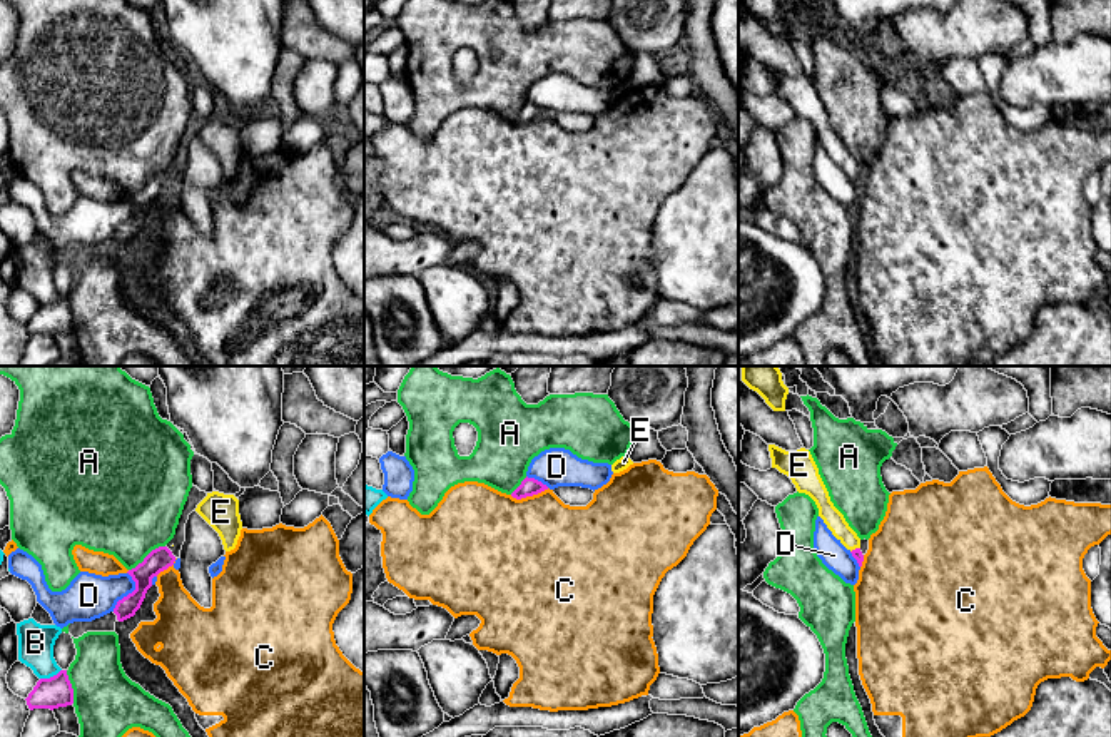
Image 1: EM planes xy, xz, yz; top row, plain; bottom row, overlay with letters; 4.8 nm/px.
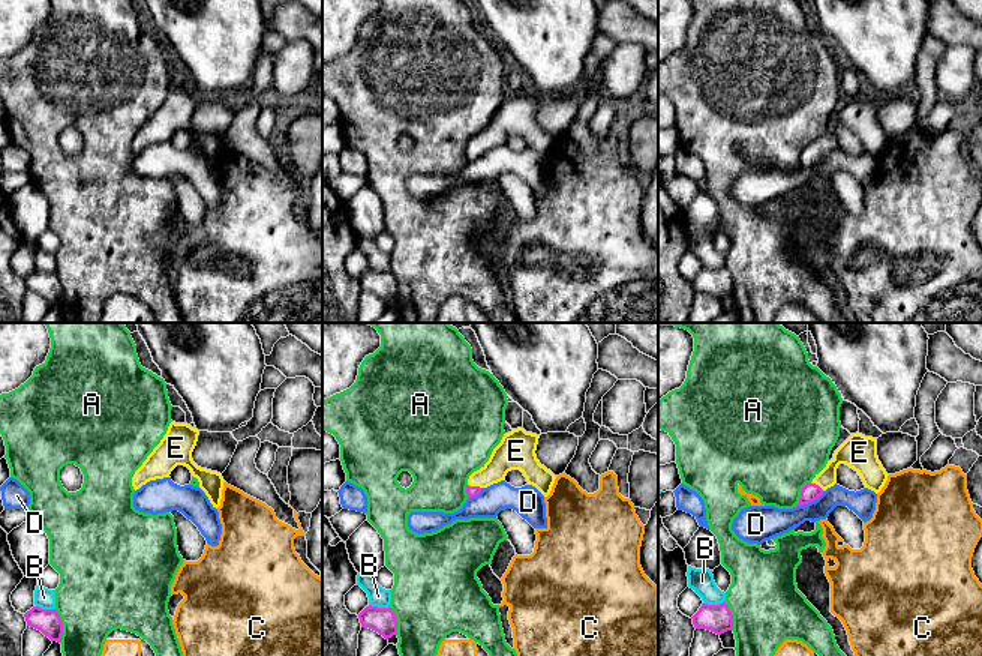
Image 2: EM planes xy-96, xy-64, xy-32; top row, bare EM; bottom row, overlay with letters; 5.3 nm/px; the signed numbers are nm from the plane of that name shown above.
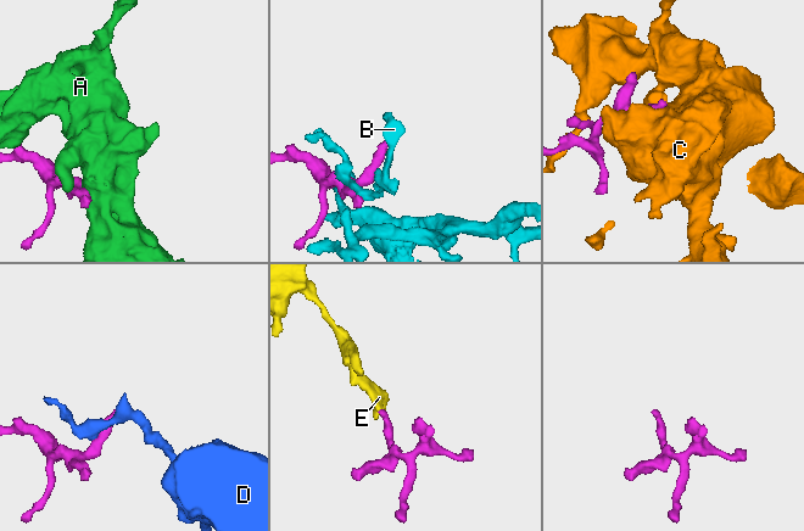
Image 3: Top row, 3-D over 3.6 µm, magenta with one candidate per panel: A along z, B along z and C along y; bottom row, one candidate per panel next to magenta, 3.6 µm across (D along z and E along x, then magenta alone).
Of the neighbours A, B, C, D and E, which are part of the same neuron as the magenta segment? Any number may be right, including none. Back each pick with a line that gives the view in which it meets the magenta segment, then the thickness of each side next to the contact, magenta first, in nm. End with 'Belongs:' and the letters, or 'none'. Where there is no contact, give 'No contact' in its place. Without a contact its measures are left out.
E: Touches magenta in yz. Thickness 50 nm (magenta) against 90 nm
Belongs: E

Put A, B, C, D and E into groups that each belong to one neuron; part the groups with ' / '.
A / B / C / D / E

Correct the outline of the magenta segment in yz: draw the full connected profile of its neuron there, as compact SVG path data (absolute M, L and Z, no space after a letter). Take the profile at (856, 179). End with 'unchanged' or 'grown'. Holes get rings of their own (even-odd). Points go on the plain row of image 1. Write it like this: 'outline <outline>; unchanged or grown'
outline M769 70L772 94L787 100L799 119L809 120L832 160L852 179L859 192L862 192L864 180L860 177L860 164L849 152L844 140L830 127L829 117L819 100L819 94L809 75L785 77L775 70Z; grown

